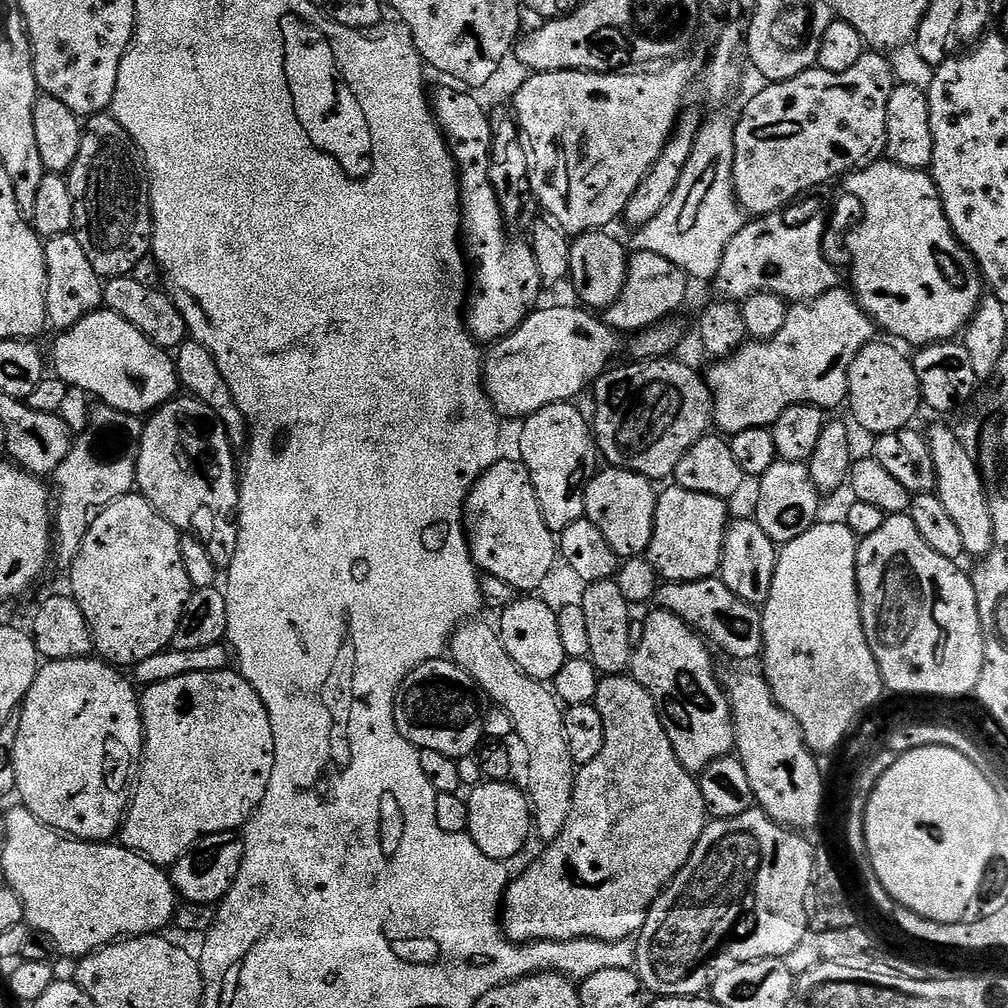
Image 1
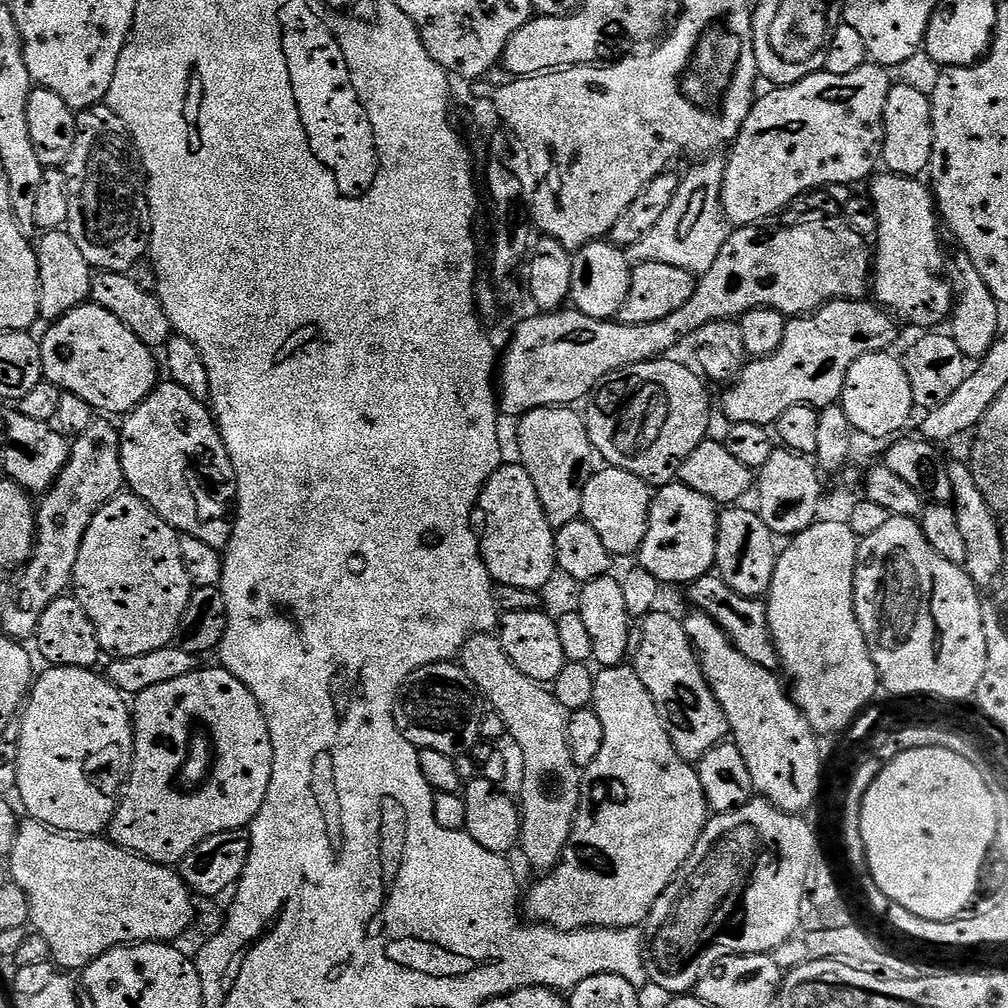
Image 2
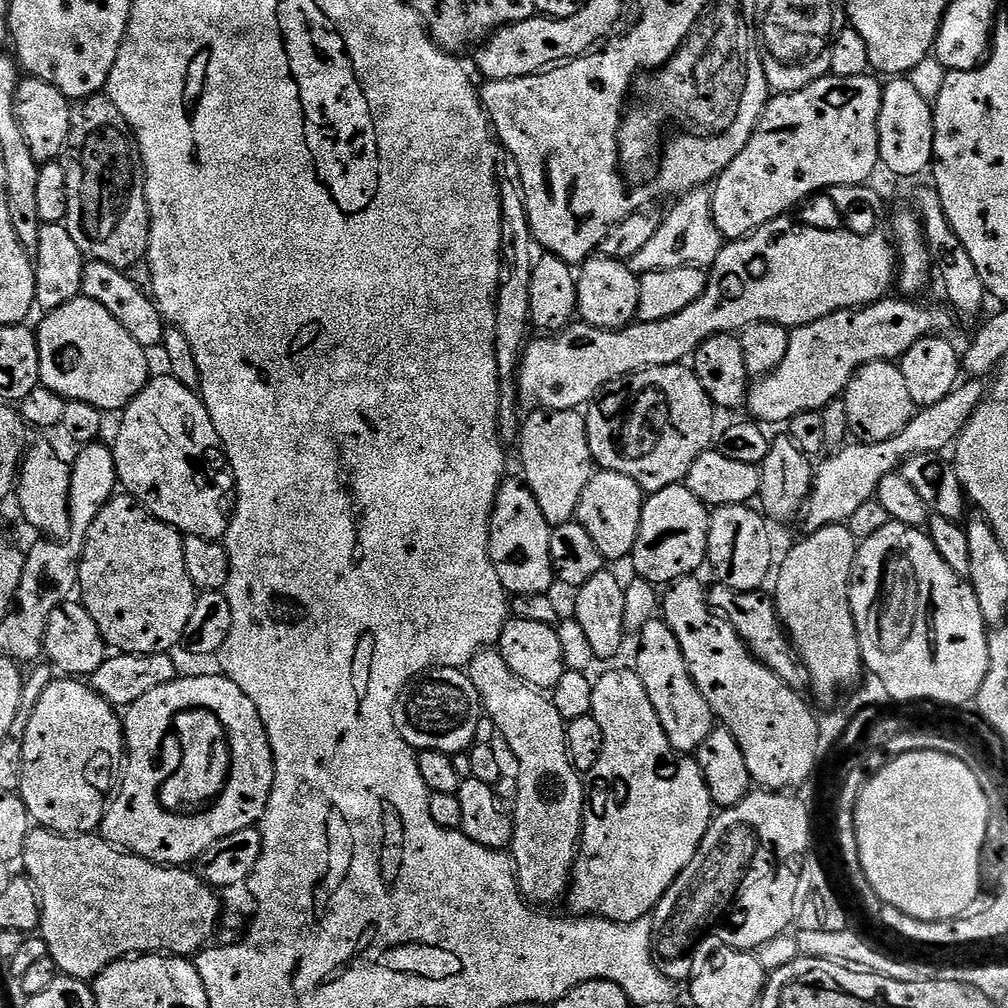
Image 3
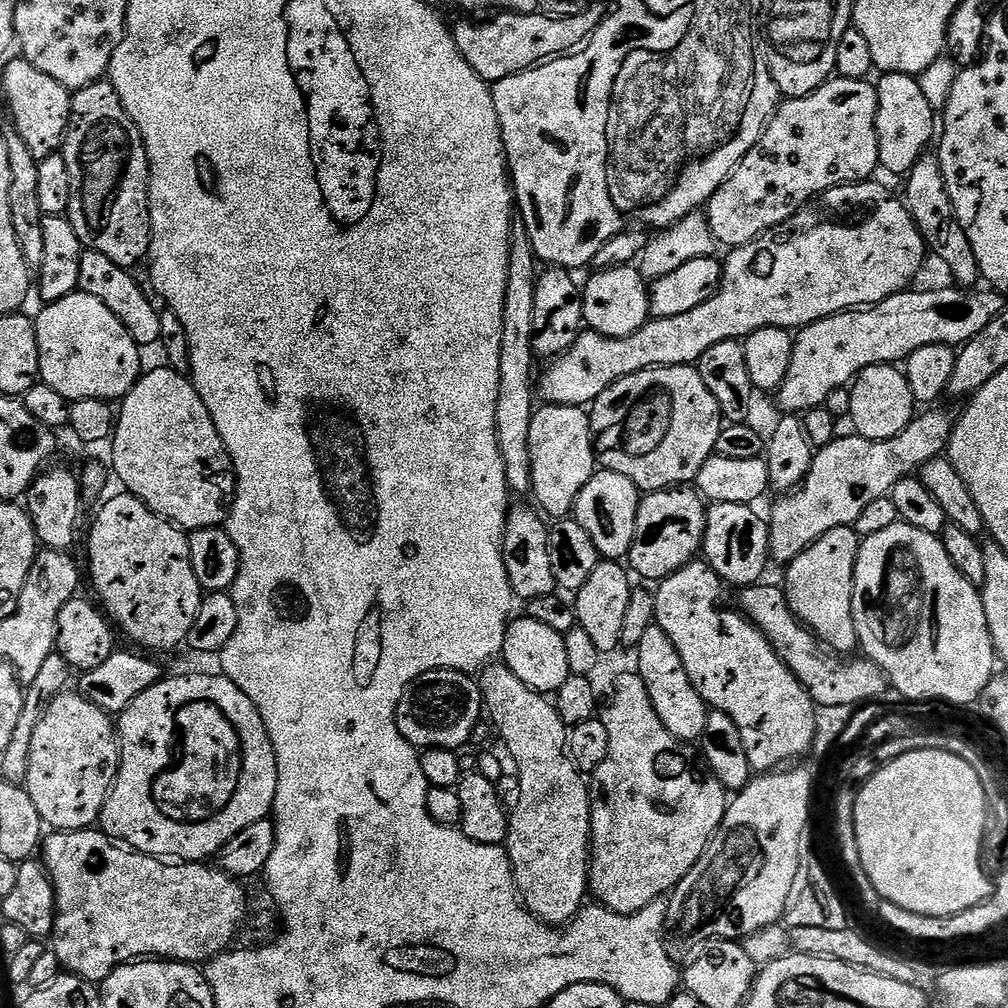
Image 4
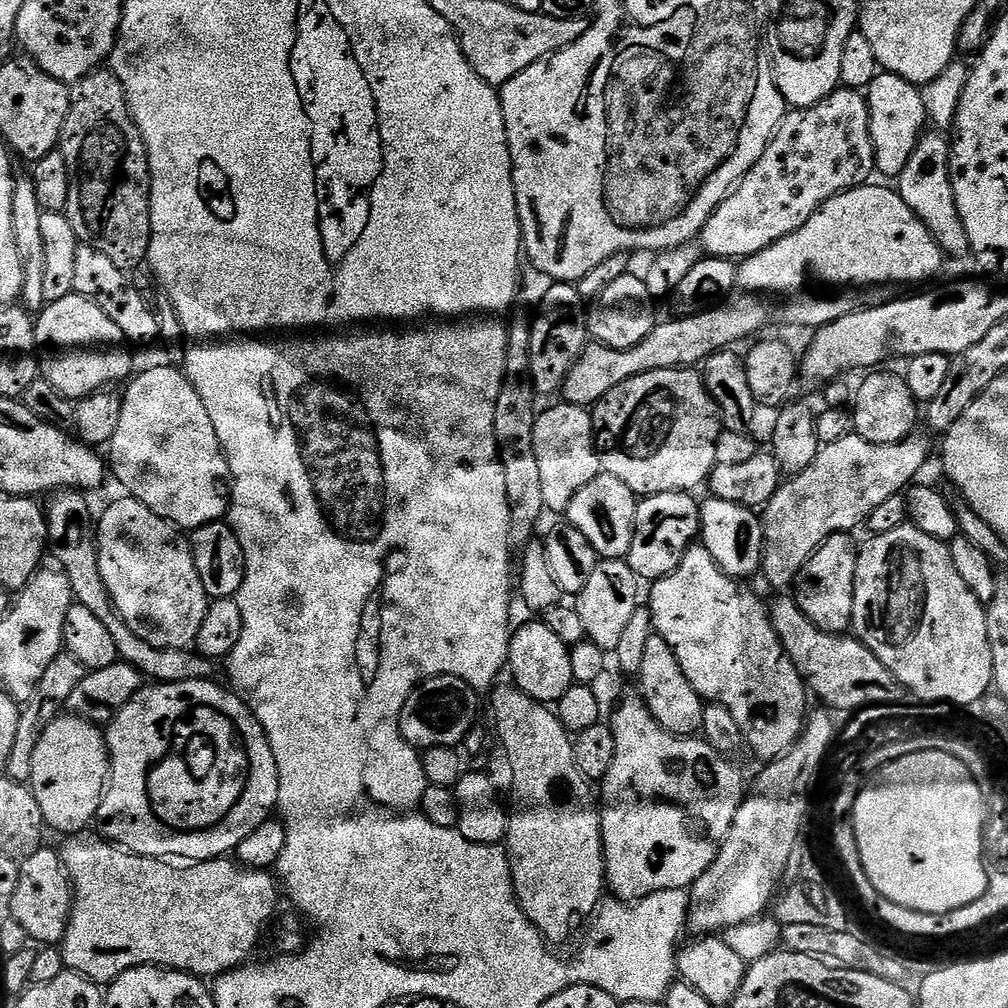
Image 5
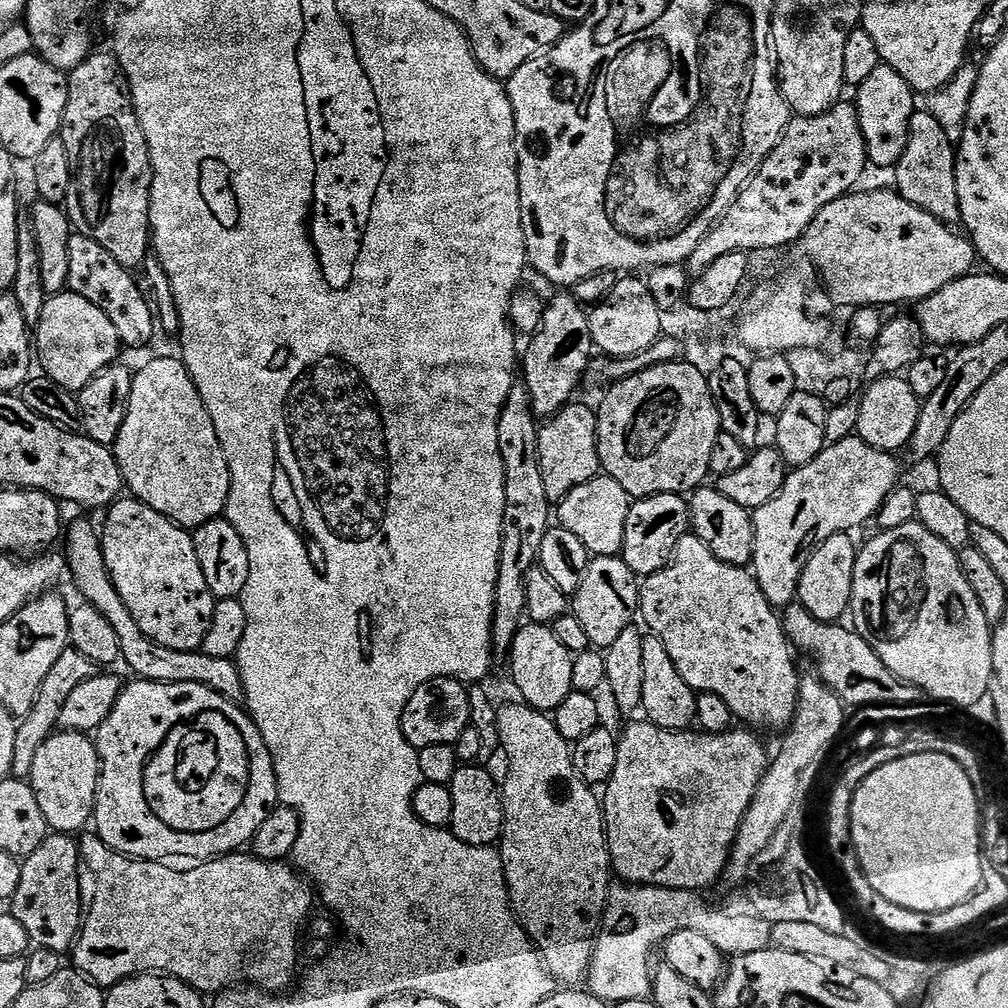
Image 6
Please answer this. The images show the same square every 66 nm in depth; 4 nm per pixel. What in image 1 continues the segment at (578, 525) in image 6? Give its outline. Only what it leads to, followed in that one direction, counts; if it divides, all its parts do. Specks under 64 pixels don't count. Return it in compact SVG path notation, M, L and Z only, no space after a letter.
M611 466L597 471L586 486L585 517L602 530L602 538L610 542L610 550L621 558L640 558L647 553L652 531L656 529L656 497L653 481L627 468Z

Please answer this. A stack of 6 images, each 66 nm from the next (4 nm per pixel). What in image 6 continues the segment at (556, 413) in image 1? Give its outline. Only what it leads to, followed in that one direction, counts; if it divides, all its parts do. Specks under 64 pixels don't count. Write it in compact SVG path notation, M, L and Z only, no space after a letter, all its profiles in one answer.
M569 402L541 427L538 458L542 466L542 482L549 502L559 502L578 486L601 475L600 455L596 445L596 412L584 404Z

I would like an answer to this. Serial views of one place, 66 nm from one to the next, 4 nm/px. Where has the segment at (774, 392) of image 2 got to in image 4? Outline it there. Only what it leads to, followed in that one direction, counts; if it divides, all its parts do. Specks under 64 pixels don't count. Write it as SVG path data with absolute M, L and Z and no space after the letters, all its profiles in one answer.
M960 286L951 287L936 288L933 292L905 290L899 292L897 296L886 298L881 304L871 305L867 310L839 312L837 316L827 316L799 329L795 333L792 345L790 370L778 389L783 411L788 414L803 414L812 408L827 405L830 394L834 394L834 390L851 385L862 370L875 364L899 365L907 361L908 356L914 354L914 350L922 350L922 346L931 344L963 346L978 334L982 334L982 330L990 326L990 322L999 312L1005 311L1005 301L995 290L976 292L980 290L965 291Z

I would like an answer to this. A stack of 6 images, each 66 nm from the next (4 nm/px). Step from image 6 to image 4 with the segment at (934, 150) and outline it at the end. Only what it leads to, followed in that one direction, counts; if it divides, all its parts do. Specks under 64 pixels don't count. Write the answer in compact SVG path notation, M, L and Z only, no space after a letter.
M936 154L921 156L918 163L908 171L908 196L906 203L912 221L920 227L927 251L932 252L948 267L948 272L953 276L955 283L960 286L976 286L981 283L980 267L974 258L974 250L970 246L970 238L966 238L966 230L958 222L954 214L954 206L950 202L950 194L946 182L942 178L940 157Z

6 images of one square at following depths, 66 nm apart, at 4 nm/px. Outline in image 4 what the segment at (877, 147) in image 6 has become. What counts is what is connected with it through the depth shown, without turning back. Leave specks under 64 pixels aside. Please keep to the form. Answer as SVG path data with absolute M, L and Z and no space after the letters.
M889 72L879 78L881 80L877 79L875 85L878 98L876 133L880 168L904 178L921 156L929 151L928 143L931 140L933 143L938 132L938 113L930 106L930 102L926 102L917 77Z

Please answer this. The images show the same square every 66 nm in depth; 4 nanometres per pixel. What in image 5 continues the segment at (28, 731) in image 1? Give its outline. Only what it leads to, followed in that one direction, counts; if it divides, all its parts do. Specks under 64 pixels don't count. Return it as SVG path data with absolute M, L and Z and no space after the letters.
M57 715L52 718L57 720L49 719L43 725L38 742L34 746L30 787L38 807L42 809L45 825L51 831L53 828L56 832L64 832L63 834L75 834L85 831L95 821L96 811L100 808L100 800L104 796L104 789L108 782L110 757L105 733L95 723L78 715L65 715Z

